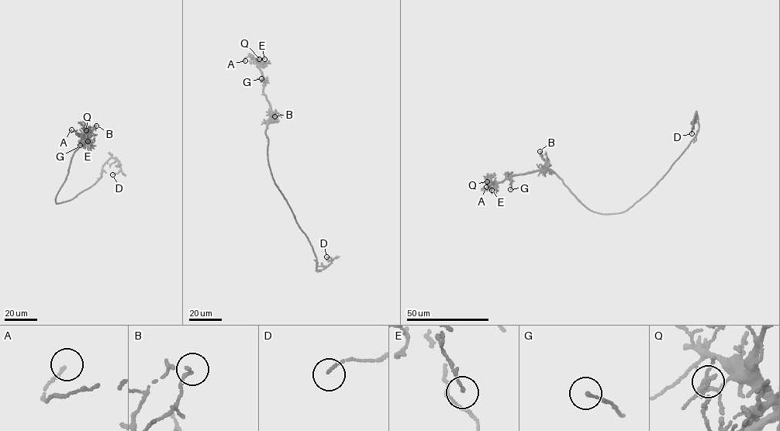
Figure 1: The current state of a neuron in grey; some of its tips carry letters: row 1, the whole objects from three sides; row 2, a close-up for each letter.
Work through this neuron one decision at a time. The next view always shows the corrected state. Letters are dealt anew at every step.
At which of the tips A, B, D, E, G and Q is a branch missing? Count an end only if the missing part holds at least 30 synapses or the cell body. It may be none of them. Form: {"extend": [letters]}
{"extend": []}

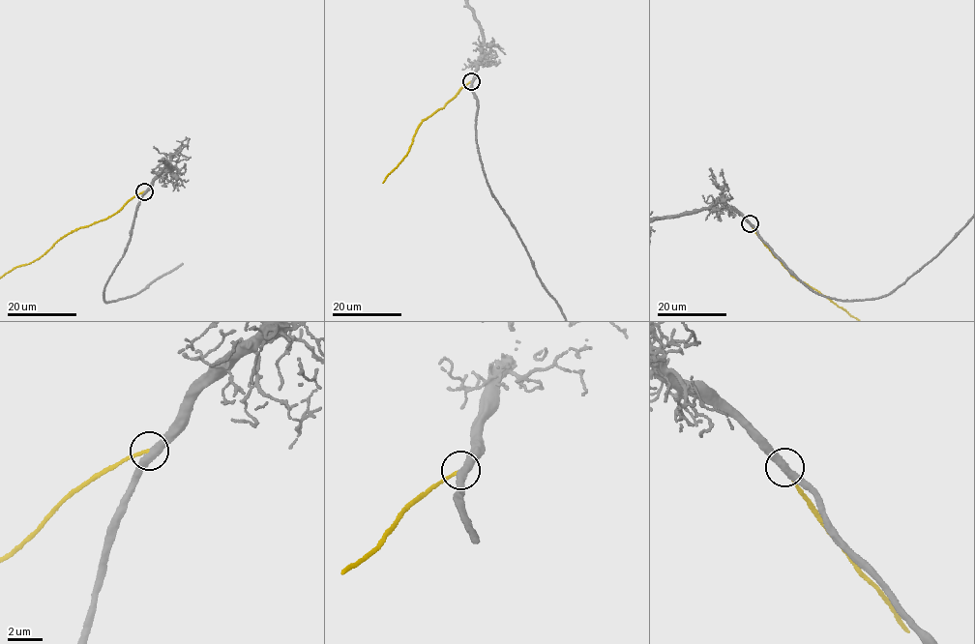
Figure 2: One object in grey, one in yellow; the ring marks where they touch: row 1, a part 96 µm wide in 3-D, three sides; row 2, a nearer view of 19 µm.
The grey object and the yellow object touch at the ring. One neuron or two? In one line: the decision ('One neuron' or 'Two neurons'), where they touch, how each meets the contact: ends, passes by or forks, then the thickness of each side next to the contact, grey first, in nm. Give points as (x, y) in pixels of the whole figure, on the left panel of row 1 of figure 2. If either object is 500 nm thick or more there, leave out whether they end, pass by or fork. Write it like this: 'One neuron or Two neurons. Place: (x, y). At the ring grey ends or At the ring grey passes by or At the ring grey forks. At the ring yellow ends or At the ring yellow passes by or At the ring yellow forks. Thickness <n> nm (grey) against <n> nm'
One neuron. Place: (144, 191). At the ring grey passes by. At the ring yellow ends. Thickness 440 nm (grey) against 180 nm

